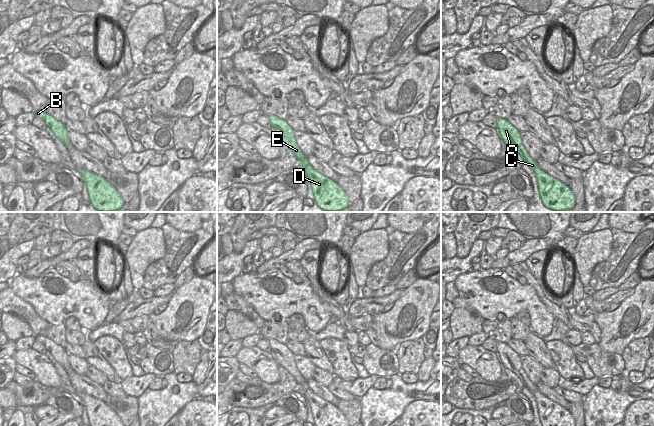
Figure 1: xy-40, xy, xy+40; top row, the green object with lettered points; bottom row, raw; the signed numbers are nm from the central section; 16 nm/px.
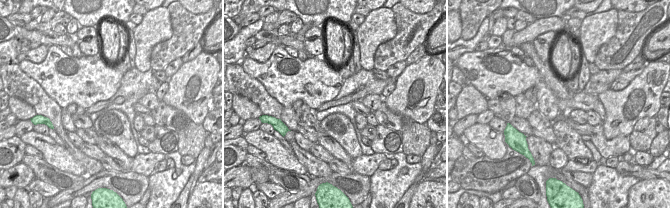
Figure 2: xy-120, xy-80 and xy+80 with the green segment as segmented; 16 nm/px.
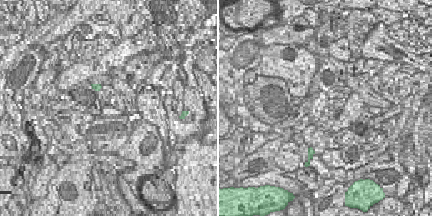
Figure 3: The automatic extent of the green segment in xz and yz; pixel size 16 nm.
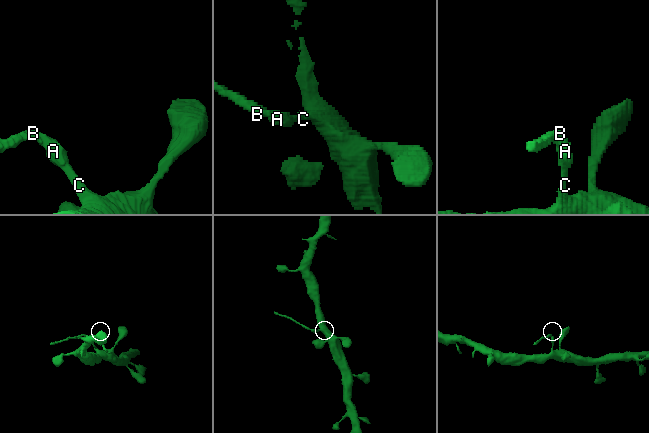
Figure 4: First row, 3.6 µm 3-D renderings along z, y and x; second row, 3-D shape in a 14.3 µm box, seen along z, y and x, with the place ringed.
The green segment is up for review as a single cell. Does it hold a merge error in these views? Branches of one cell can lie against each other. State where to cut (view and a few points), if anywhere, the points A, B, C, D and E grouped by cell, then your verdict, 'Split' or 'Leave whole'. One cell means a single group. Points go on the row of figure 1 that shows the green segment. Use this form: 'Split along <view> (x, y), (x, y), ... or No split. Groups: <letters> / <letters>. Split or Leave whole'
Split along xy (304, 155), (298, 160). Groups: A B E / C D. Split

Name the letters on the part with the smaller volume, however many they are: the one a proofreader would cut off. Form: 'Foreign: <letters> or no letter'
Foreign: A, B, E

